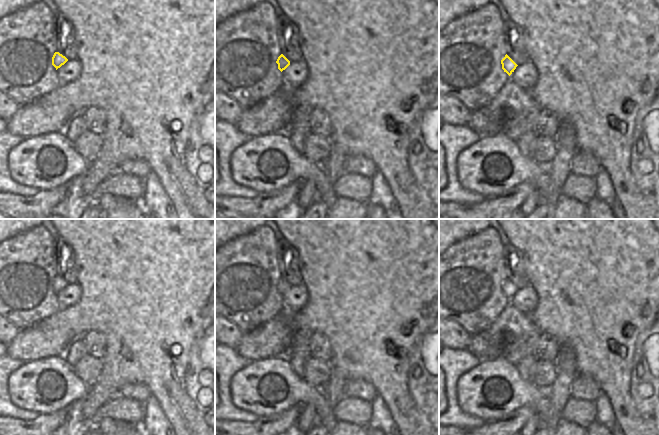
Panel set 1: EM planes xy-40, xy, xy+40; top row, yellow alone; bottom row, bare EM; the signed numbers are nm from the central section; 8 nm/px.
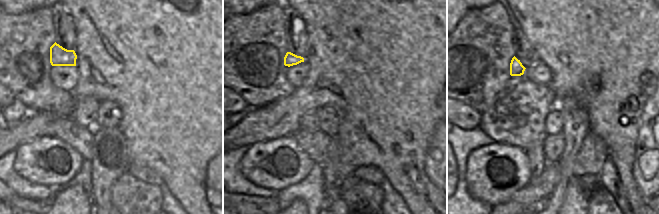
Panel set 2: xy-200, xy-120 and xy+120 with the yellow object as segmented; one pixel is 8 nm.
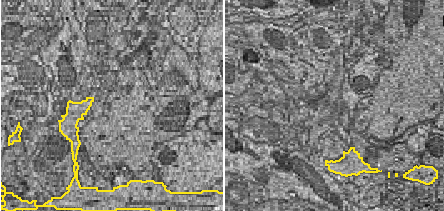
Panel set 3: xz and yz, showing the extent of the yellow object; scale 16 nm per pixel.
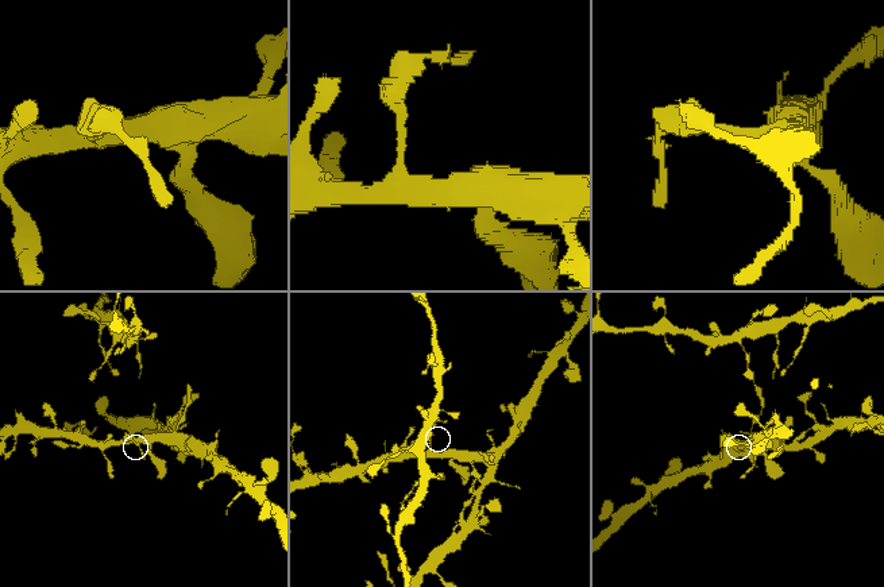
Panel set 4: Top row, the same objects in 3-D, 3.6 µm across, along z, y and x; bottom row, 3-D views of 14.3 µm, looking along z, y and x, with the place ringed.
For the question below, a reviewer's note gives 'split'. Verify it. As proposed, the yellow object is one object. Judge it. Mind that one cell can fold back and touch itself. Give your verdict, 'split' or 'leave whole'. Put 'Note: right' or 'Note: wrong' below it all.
split
Note: right

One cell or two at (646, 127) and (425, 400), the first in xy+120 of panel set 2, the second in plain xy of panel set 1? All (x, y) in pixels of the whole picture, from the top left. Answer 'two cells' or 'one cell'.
one cell

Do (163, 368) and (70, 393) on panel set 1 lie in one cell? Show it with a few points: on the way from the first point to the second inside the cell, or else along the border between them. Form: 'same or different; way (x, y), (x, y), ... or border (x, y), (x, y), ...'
different; border (90, 388), (82, 400)

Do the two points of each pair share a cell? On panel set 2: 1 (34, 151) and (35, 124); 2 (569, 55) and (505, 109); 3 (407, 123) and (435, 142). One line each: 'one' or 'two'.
1: two
2: two
3: two

